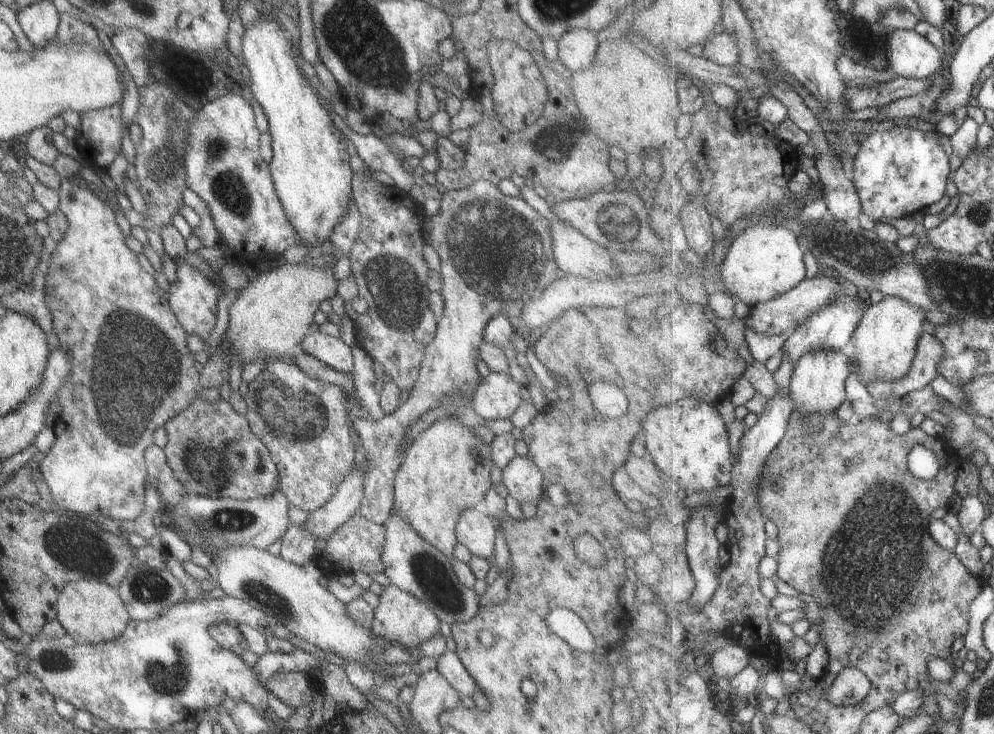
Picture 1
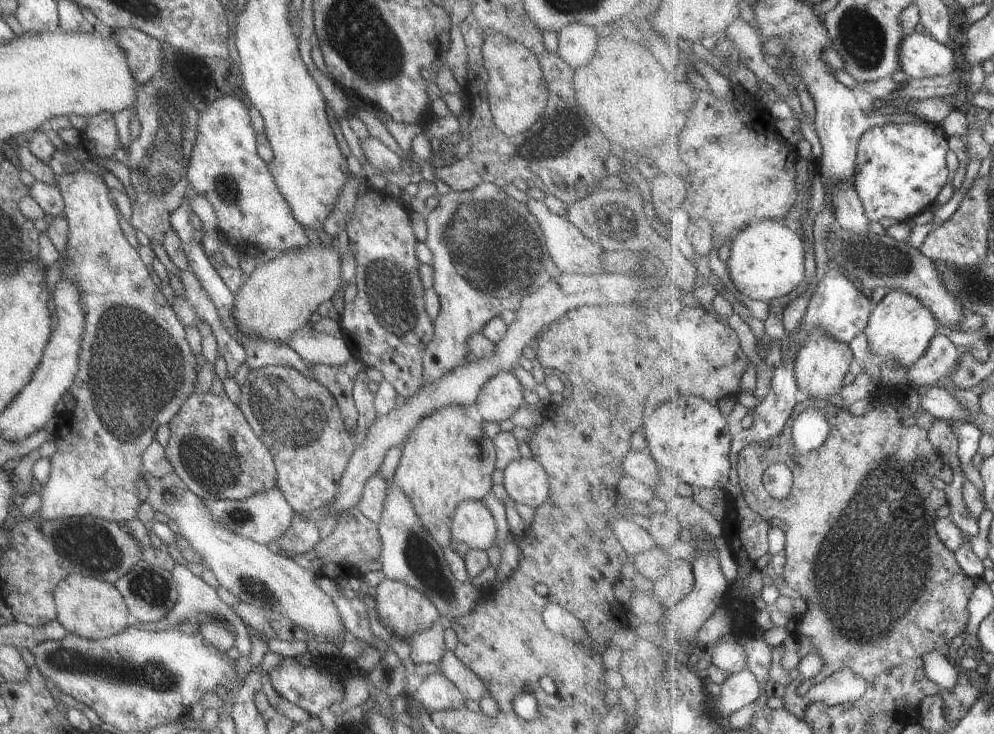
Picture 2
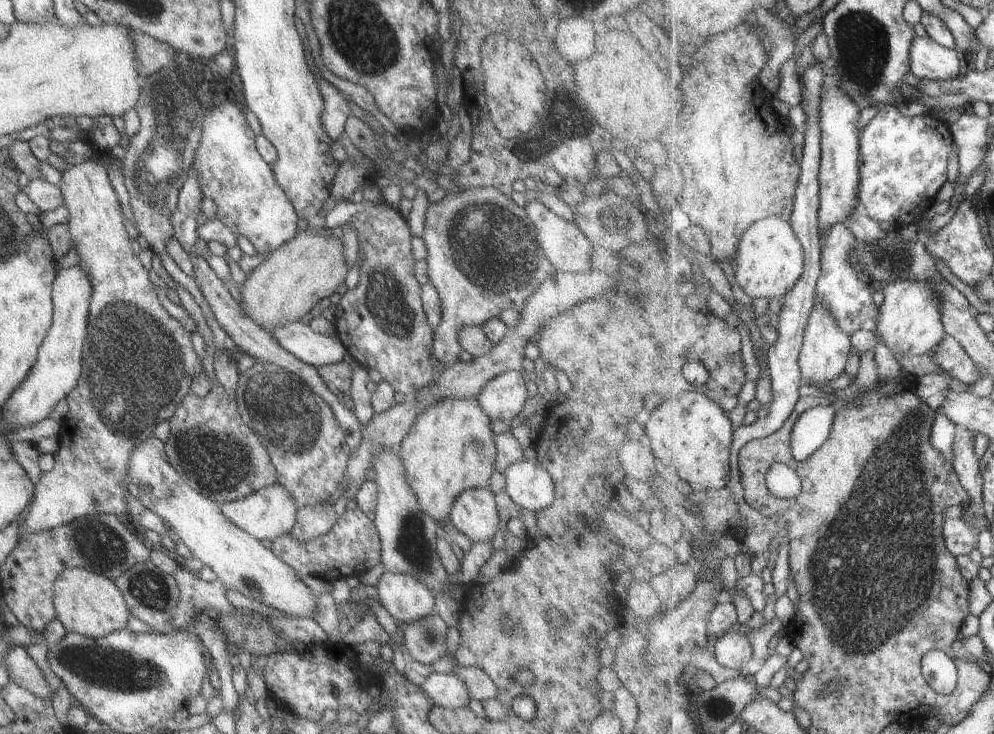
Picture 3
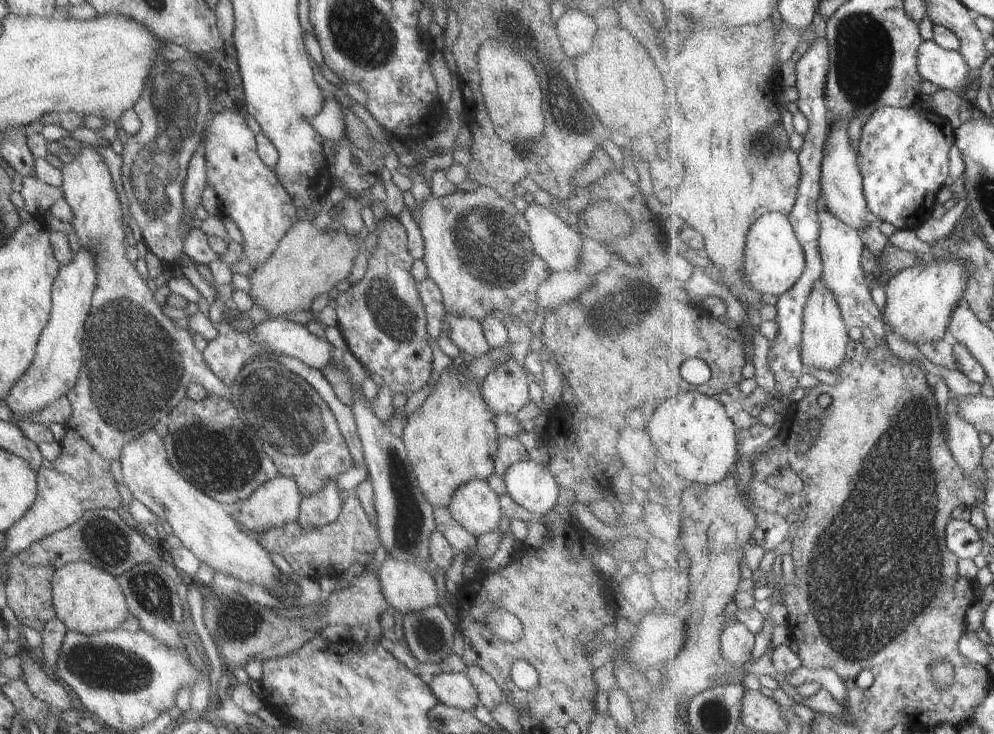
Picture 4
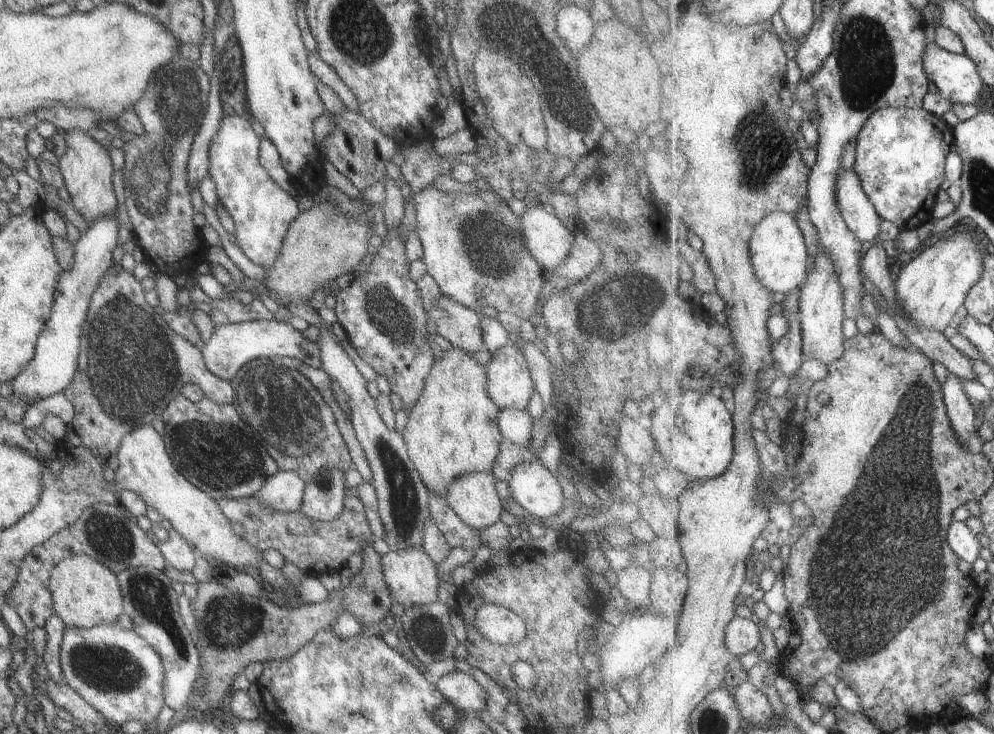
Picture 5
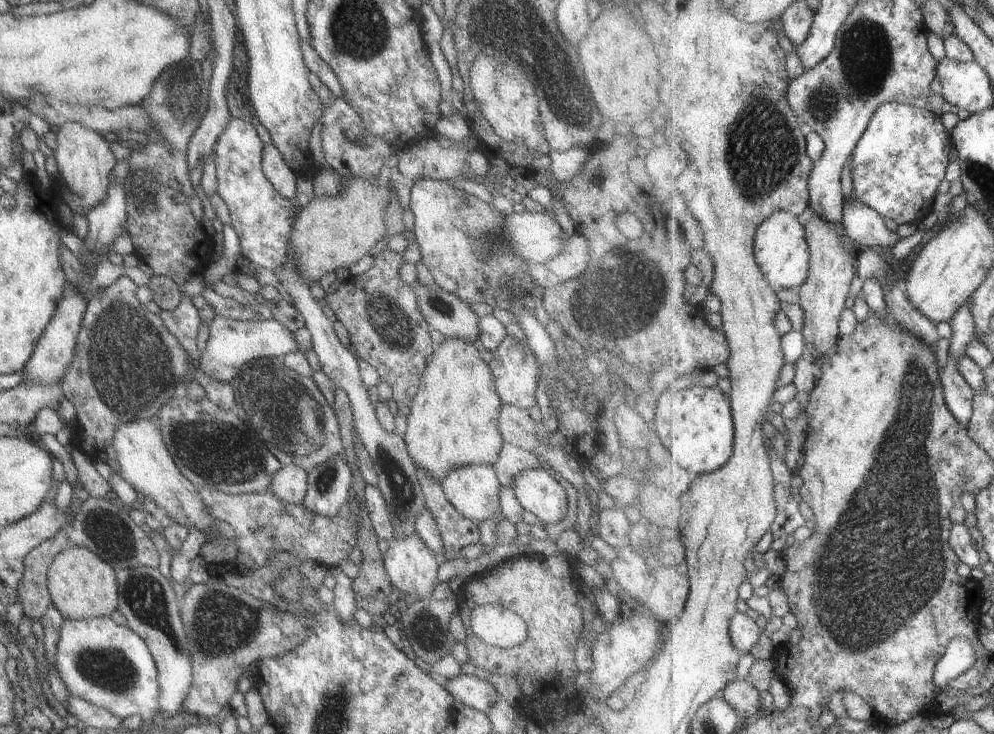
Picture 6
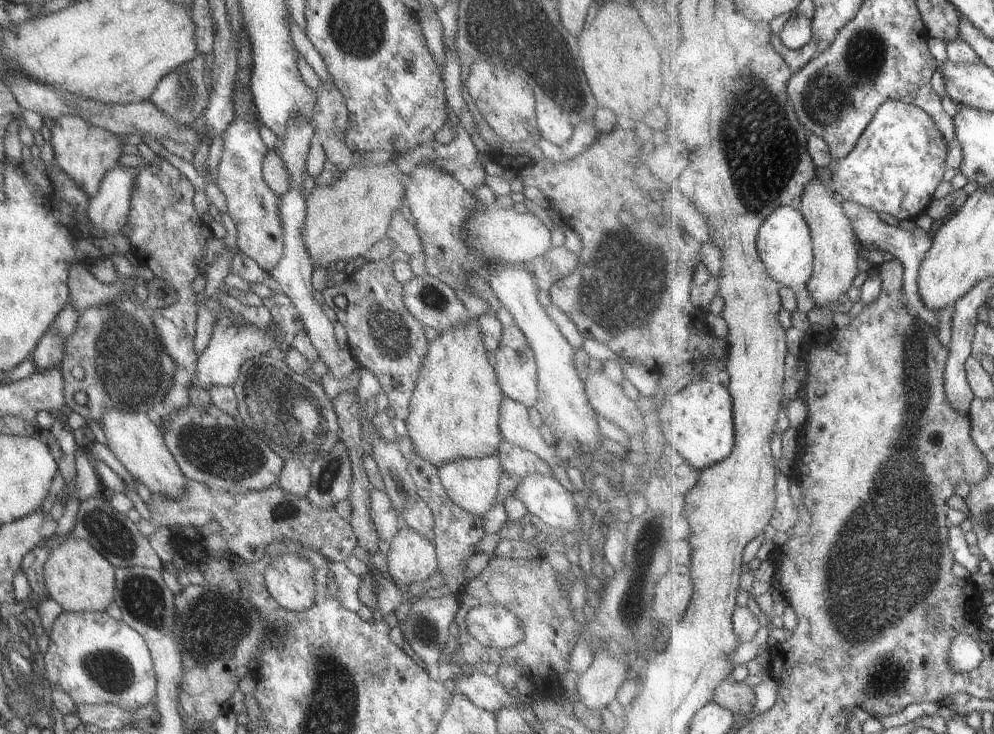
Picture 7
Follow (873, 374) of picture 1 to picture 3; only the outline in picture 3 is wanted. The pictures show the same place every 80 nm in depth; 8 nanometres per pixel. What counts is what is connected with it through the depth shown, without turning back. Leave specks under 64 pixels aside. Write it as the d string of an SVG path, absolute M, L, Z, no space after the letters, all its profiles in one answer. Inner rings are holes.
M899 277L891 284L883 286L884 301L880 305L881 316L877 324L877 334L885 340L885 344L893 353L903 352L909 356L930 354L935 346L946 338L941 302L943 296L935 288L935 280L913 280L913 278Z

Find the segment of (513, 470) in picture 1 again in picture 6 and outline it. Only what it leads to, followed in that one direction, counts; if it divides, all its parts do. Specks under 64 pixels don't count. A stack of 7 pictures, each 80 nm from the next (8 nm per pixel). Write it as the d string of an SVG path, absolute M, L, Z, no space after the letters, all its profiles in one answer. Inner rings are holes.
M541 467L536 469L527 469L518 472L510 482L510 488L513 489L515 498L519 502L521 508L527 512L531 512L537 518L537 521L543 524L555 524L566 522L567 500L565 499L565 489L561 487L559 482L555 481Z

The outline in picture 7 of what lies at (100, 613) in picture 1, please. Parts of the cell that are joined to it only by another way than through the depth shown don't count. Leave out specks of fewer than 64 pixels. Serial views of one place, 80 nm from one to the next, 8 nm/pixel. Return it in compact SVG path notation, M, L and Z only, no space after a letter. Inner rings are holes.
M63 538L61 544L49 551L43 564L42 579L49 599L53 599L66 613L101 612L114 599L114 566L111 566L92 546L81 539Z

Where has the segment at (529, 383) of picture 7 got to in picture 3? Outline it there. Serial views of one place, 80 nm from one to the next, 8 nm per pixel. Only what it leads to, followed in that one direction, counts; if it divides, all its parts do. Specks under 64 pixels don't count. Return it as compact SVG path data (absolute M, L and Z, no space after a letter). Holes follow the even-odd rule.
M507 370L483 384L476 400L490 420L509 421L517 415L527 399L525 377L520 371Z

